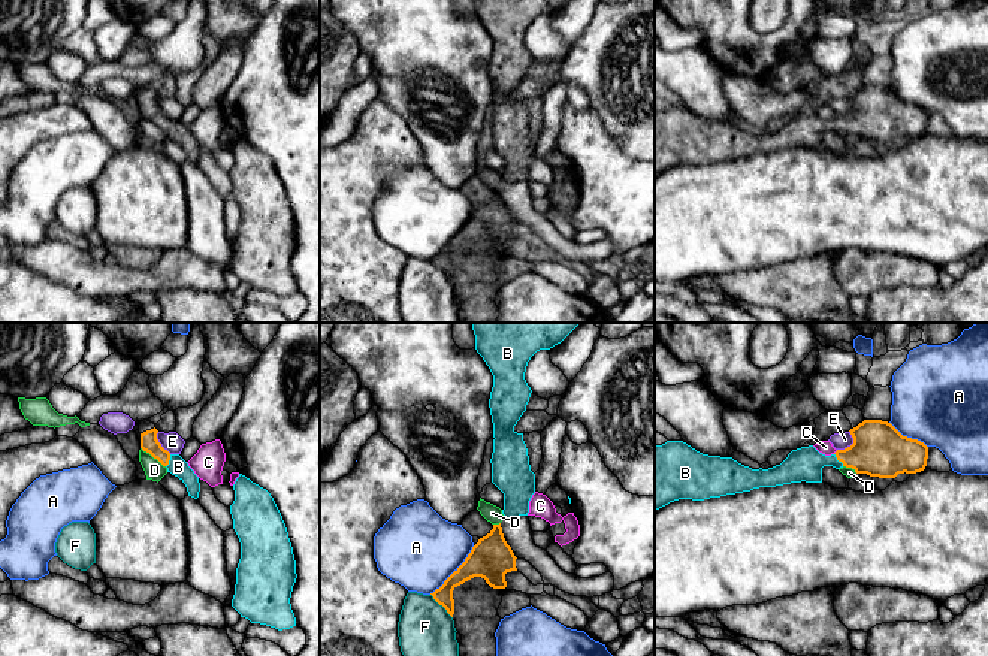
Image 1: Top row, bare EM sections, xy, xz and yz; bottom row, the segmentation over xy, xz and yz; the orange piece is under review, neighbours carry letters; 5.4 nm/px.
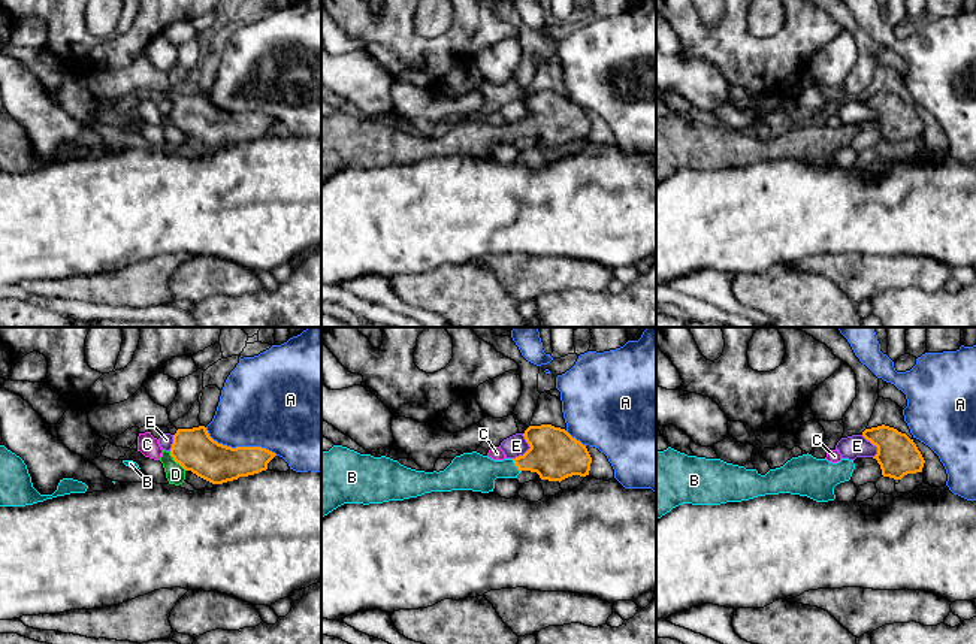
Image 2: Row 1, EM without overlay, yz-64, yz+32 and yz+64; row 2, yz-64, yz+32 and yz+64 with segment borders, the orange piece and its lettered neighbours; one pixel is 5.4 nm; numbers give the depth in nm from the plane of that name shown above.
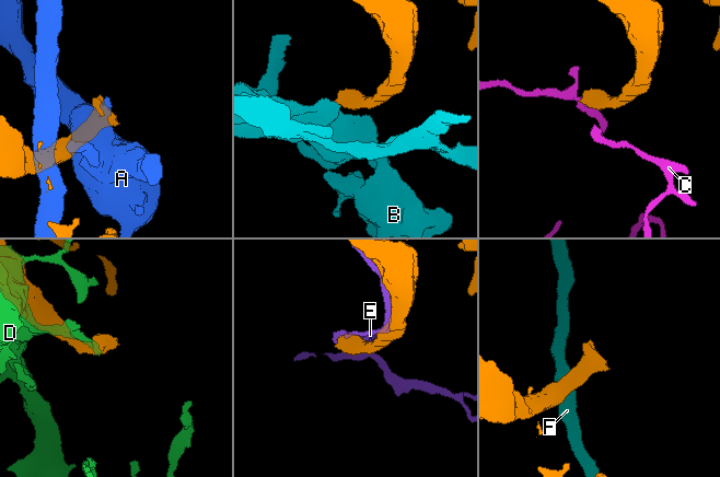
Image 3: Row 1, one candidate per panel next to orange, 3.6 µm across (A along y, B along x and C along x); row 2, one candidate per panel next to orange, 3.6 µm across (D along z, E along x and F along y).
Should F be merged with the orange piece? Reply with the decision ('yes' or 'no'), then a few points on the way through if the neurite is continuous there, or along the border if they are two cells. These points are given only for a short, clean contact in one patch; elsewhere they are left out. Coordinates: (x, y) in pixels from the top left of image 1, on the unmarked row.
no | along xz (431, 259), (452, 283)

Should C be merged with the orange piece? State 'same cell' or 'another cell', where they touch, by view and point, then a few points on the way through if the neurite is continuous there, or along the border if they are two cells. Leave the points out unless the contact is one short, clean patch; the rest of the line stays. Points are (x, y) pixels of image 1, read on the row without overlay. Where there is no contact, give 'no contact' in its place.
another cell; meets orange in yz at (836, 117); border along yz (837, 115), (833, 118)

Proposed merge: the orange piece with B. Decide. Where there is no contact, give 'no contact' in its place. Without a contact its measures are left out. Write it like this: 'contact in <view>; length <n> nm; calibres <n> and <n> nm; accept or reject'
contact in yz; length 90 nm; calibres 280 and 180 nm; accept

